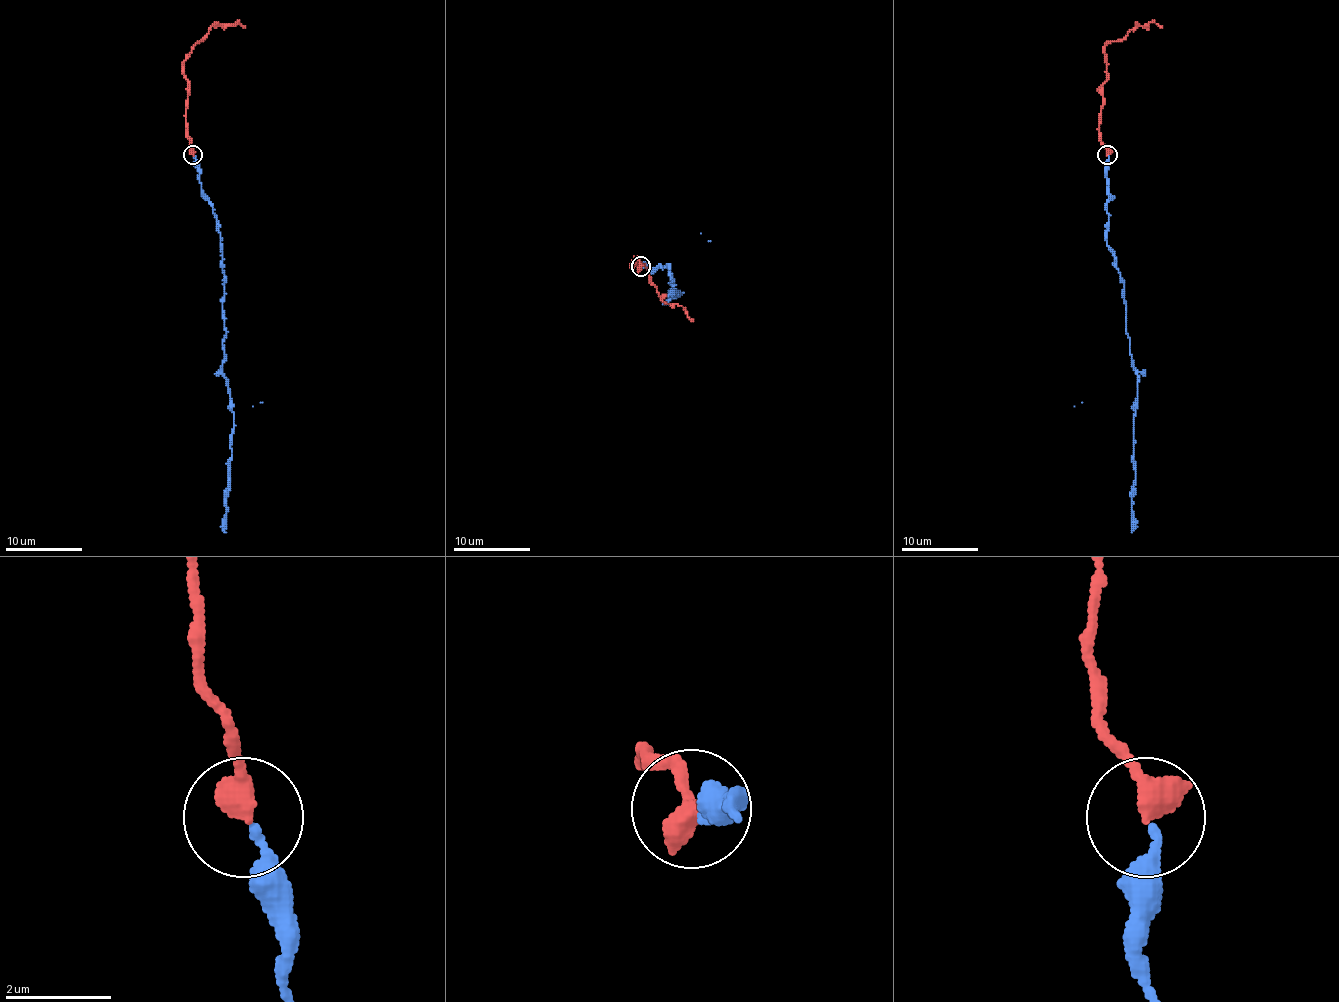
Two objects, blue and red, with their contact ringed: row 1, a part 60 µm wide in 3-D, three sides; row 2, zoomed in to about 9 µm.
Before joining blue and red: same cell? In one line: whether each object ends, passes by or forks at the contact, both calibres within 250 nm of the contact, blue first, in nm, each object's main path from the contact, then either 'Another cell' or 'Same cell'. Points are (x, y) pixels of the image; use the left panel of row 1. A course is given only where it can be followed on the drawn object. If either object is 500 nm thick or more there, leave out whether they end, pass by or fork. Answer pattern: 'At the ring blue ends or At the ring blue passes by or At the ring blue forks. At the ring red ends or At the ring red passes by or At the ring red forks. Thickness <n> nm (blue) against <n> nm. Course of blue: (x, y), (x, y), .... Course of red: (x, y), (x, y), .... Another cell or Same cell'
Thickness 240 nm (blue) against 500 nm. Course of blue: (193, 156), (201, 192), (212, 207), (220, 234), (224, 375), (233, 414), (226, 532). Course of red: (193, 154), (188, 135), (188, 83), (184, 75), (184, 60), (212, 26), (230, 26), (235, 22), (245, 28). Same cell

